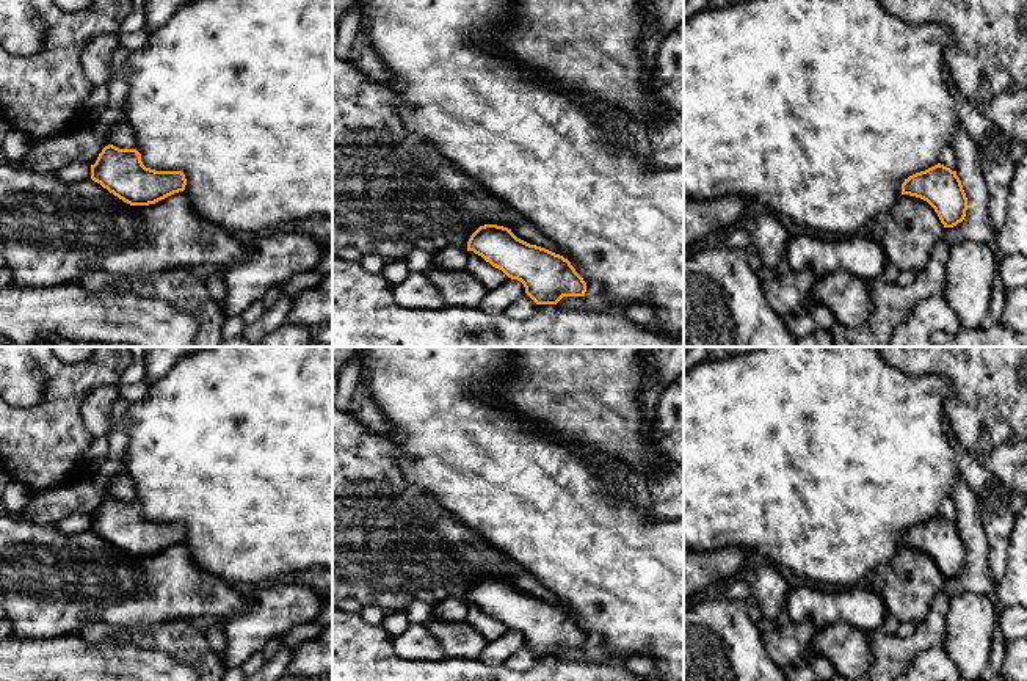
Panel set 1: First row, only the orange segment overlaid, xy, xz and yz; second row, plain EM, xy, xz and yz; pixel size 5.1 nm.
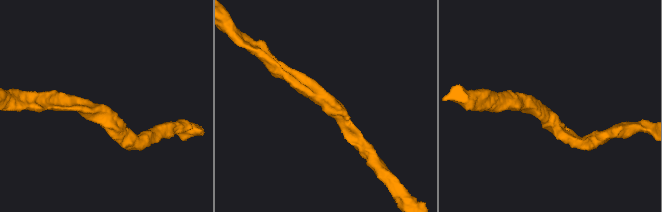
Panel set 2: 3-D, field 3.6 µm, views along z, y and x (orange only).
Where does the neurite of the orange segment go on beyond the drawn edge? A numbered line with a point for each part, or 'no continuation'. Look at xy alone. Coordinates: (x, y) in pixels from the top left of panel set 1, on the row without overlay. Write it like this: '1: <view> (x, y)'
no continuation

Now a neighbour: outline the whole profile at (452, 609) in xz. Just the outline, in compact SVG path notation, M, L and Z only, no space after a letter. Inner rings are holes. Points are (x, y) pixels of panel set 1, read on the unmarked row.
M447 598L436 604L431 618L442 621L464 621L467 617L467 601L459 598Z

